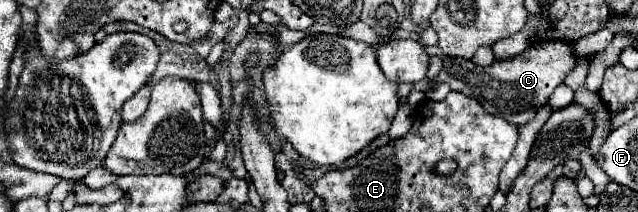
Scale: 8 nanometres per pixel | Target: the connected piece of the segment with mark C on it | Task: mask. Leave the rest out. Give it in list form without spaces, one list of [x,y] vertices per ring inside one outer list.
[[[535,40],[525,52],[511,56],[511,60],[493,60],[491,66],[477,66],[471,60],[459,56],[445,56],[443,68],[435,80],[427,84],[427,90],[433,90],[441,84],[449,84],[451,90],[463,92],[479,100],[479,104],[495,116],[501,116],[517,126],[523,126],[533,120],[535,112],[547,104],[551,92],[565,80],[565,74],[575,66],[575,54],[565,42],[547,42]]]

